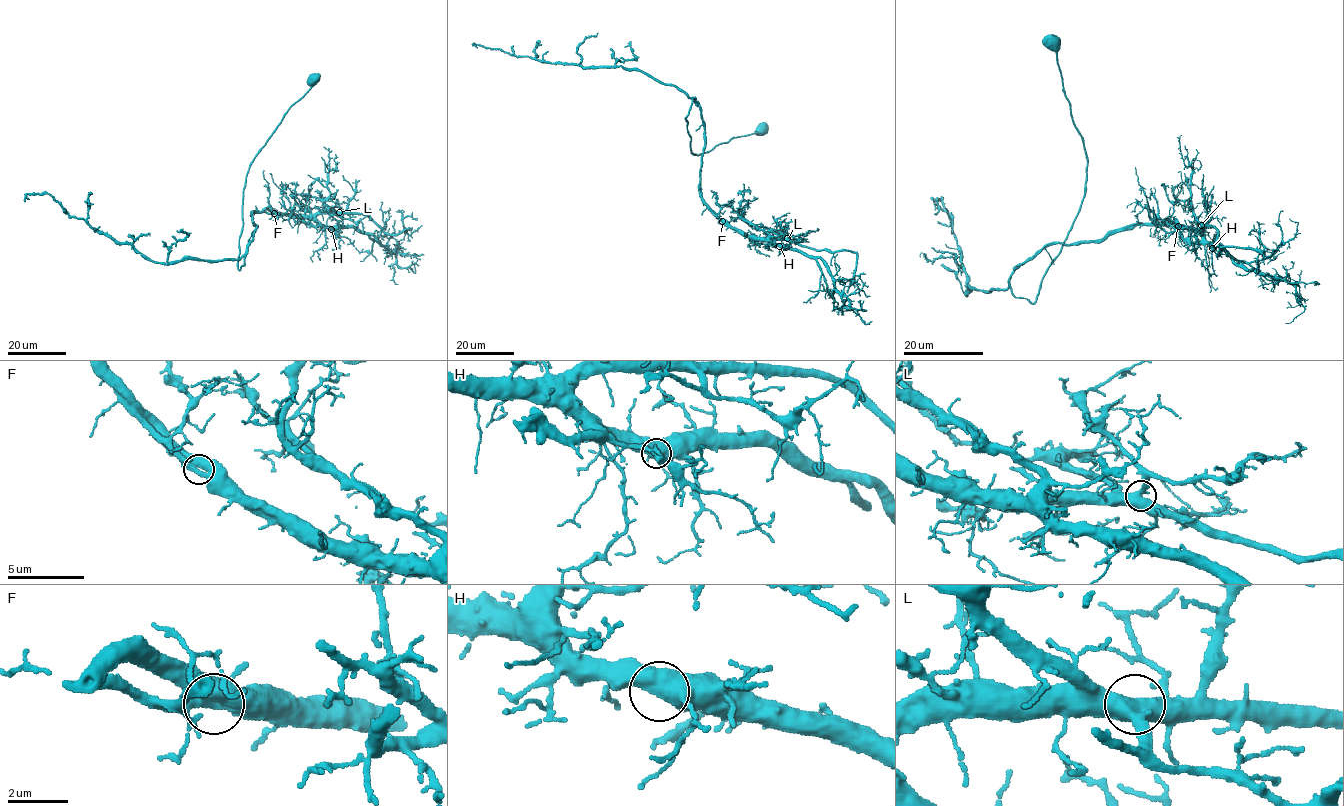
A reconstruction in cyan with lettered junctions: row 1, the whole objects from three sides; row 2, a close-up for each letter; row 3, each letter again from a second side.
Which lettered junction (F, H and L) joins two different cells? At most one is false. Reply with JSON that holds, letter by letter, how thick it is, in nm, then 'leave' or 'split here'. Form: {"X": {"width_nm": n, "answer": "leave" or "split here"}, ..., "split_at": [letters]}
{"F": {"width_nm": 480, "answer": "leave"}, "H": {"width_nm": 480, "answer": "leave"}, "L": {"width_nm": 480, "answer": "leave"}, "split_at": []}

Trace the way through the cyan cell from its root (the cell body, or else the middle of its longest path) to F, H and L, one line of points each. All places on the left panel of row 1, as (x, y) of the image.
F: (313, 79), (313, 84), (290, 108), (249, 168), (243, 191), (239, 269), (256, 227), (253, 212), (274, 214)
H: (313, 79), (249, 168), (238, 268), (256, 227), (253, 211), (307, 216), (331, 229)
L: (313, 79), (249, 168), (238, 268), (256, 227), (253, 211), (339, 212)

